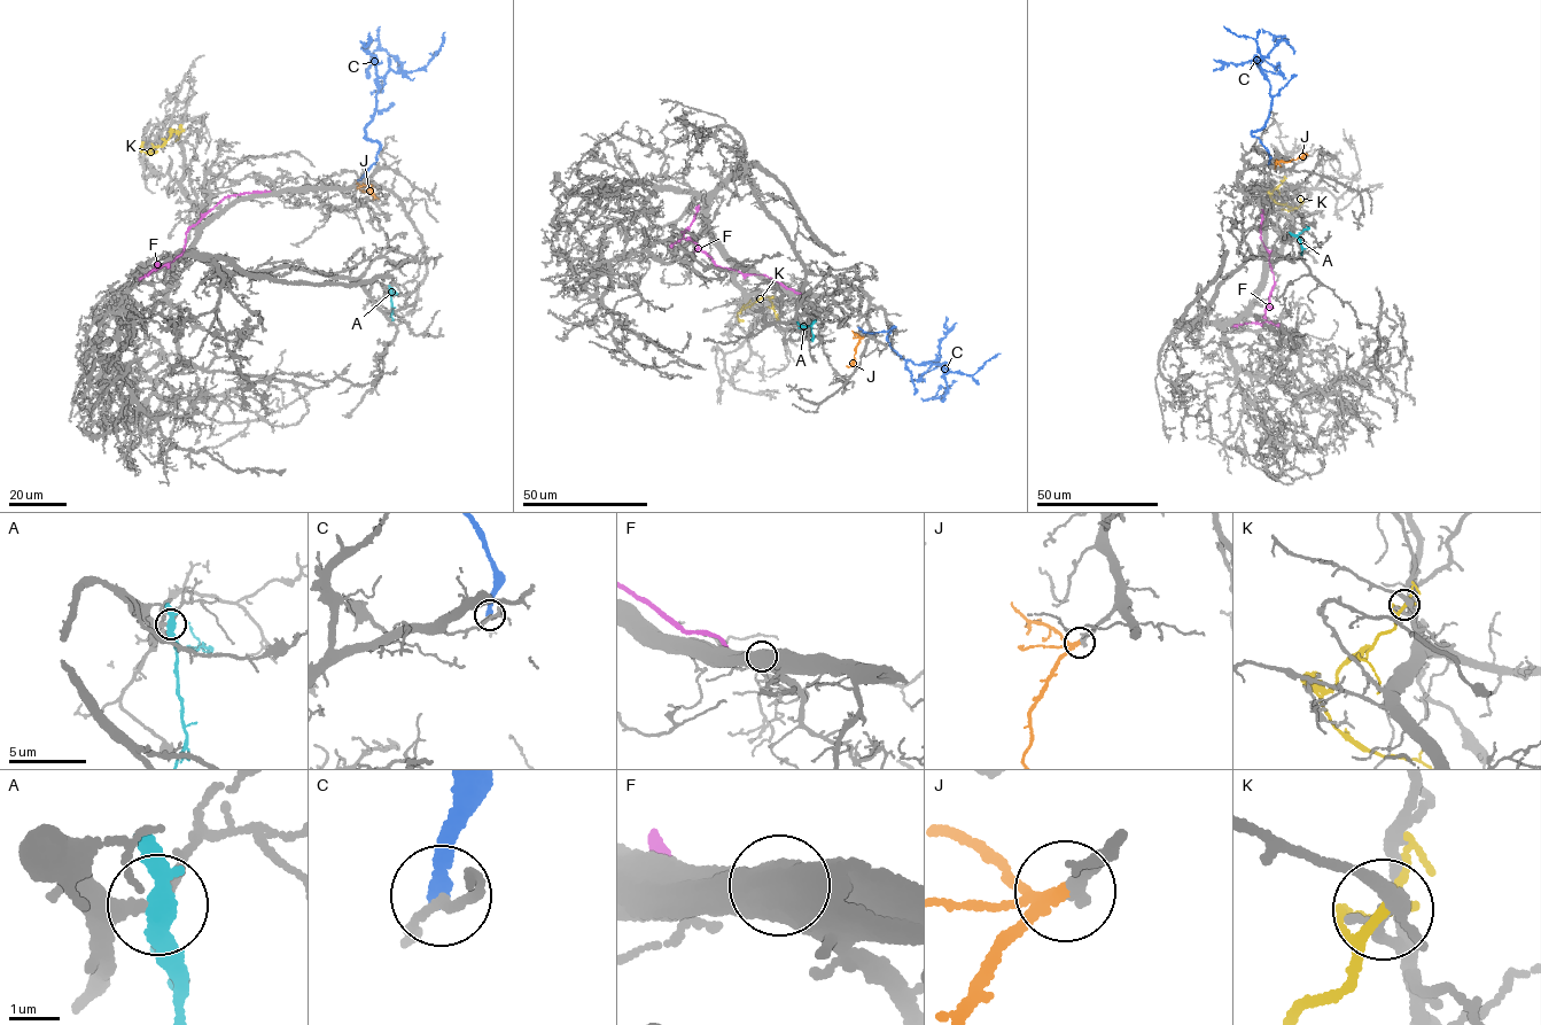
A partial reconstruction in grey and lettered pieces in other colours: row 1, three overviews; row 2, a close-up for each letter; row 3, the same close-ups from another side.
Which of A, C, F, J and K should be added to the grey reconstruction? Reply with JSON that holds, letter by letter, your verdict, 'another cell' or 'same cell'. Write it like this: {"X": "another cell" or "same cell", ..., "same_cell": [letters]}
{"A": "another cell", "C": "another cell", "F": "another cell", "J": "same cell", "K": "another cell", "same_cell": ["J"]}

